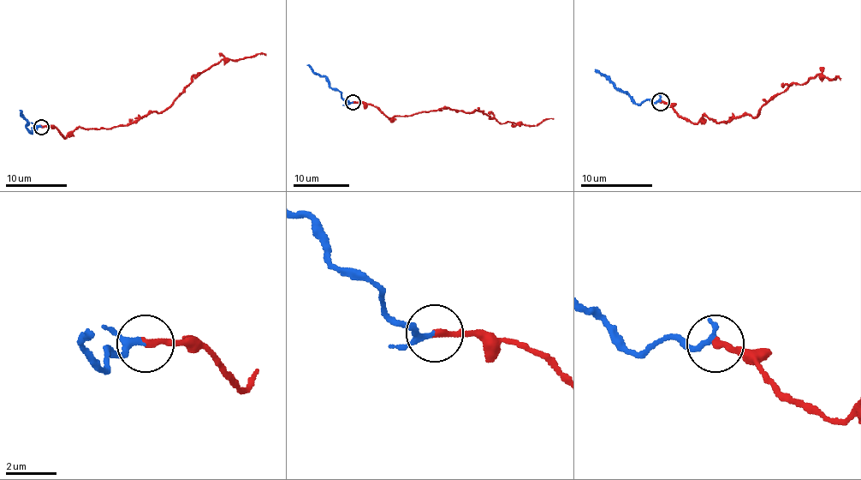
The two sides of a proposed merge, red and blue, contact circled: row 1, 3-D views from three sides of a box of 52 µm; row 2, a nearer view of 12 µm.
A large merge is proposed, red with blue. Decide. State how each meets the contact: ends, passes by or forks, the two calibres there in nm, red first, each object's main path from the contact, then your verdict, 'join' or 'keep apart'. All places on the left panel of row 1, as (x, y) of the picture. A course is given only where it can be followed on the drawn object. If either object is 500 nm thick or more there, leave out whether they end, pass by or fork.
red ends | blue passes by | 240/180 nm | red via (41, 127), (55, 126), (66, 136), (79, 128), (127, 125), (166, 110), (193, 76), (222, 59), (265, 55) | blue via (41, 127), (28, 132), (26, 128), (28, 125), (19, 110) | join

